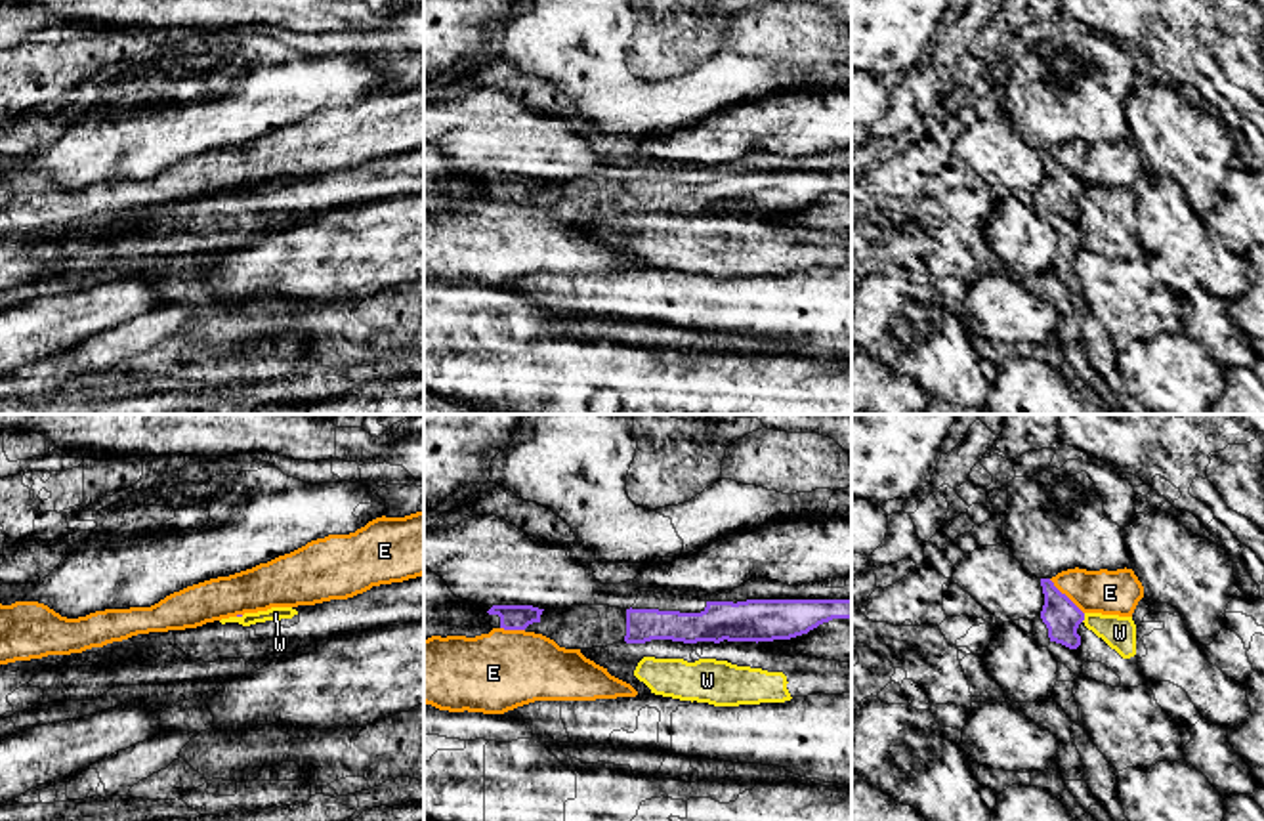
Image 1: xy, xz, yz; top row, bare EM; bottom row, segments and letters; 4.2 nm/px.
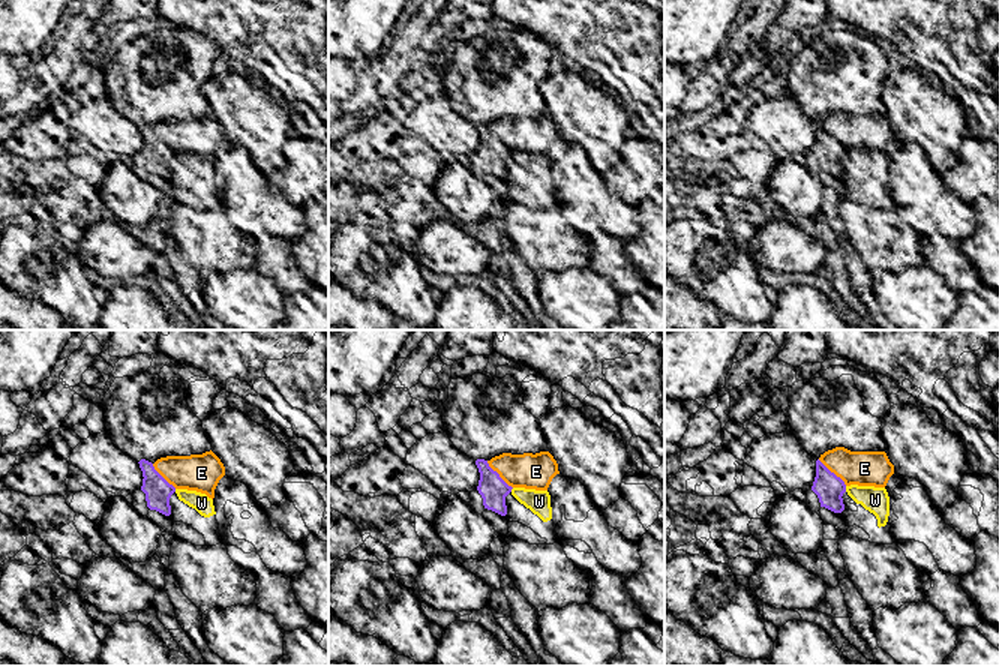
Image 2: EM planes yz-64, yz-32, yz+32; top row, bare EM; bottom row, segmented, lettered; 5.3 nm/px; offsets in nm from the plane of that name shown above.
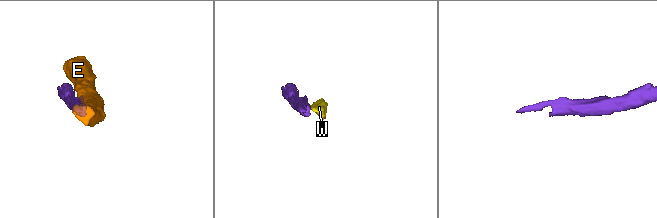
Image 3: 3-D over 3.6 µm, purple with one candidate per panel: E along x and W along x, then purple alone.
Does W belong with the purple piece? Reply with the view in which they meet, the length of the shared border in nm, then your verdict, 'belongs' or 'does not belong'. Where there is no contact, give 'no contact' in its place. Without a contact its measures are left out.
yz | 40 nm | does not belong

